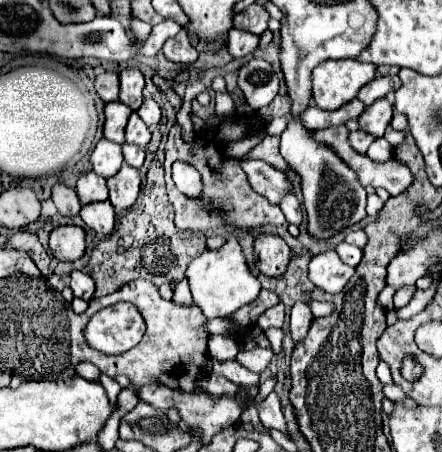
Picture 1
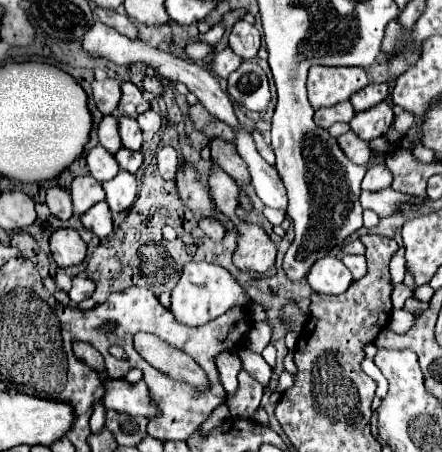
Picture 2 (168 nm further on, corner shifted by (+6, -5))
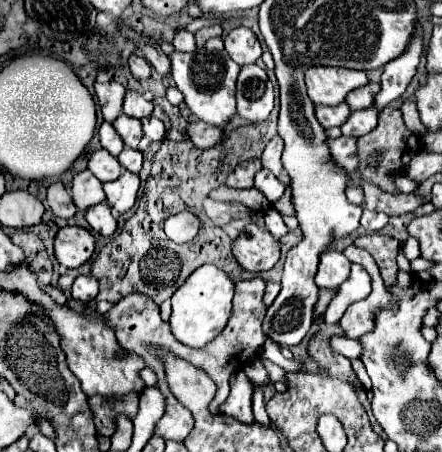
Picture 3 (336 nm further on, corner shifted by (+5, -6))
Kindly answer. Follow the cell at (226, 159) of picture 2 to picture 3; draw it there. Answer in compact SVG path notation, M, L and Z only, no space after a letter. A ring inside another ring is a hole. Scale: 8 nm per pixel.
M193 122L187 126L187 136L197 148L213 148L217 144L223 144L225 130L219 130L217 126L207 126L205 122Z

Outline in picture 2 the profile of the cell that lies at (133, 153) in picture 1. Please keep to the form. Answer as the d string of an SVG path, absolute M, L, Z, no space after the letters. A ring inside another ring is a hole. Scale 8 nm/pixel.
M122 147L114 157L116 157L120 169L124 169L128 173L136 173L138 167L142 165L142 153L140 151L130 151L130 149Z

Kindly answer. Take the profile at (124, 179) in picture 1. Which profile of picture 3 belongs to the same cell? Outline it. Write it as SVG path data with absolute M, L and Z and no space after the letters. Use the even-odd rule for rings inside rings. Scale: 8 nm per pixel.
M123 170L117 180L105 182L103 188L105 188L105 194L107 194L107 204L117 214L123 214L123 212L129 212L135 204L137 190L139 190L139 176Z

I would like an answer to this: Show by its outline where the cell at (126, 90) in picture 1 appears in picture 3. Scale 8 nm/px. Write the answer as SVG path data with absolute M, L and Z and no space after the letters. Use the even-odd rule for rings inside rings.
M127 90L125 102L123 102L123 114L133 116L133 118L145 118L145 116L151 116L151 112L153 112L151 100L145 100L143 94L139 92Z

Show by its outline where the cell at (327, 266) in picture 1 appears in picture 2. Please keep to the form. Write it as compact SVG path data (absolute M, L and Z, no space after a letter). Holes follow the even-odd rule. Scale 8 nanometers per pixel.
M326 255L320 257L310 273L308 273L308 283L316 293L342 293L350 287L352 283L352 273L346 269L346 265L340 261L340 257Z

